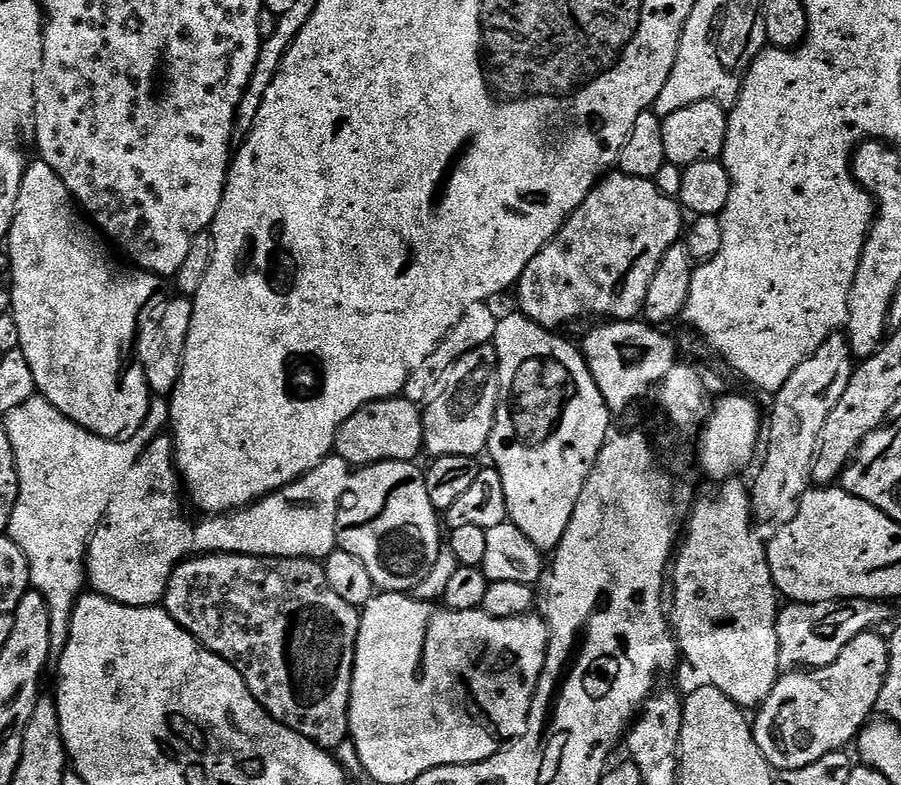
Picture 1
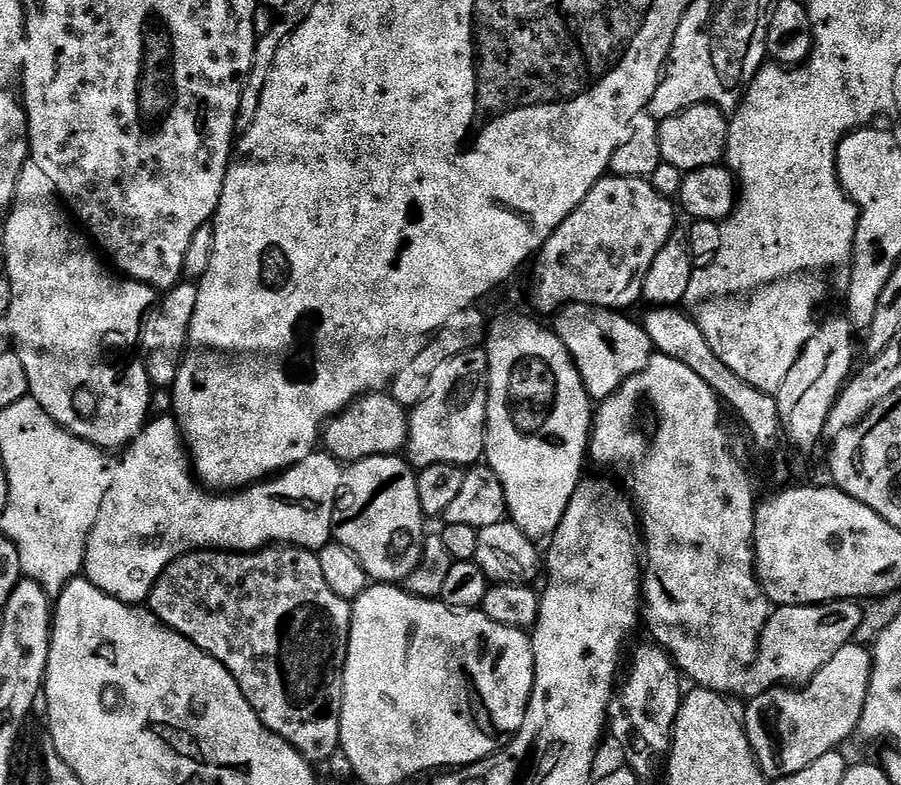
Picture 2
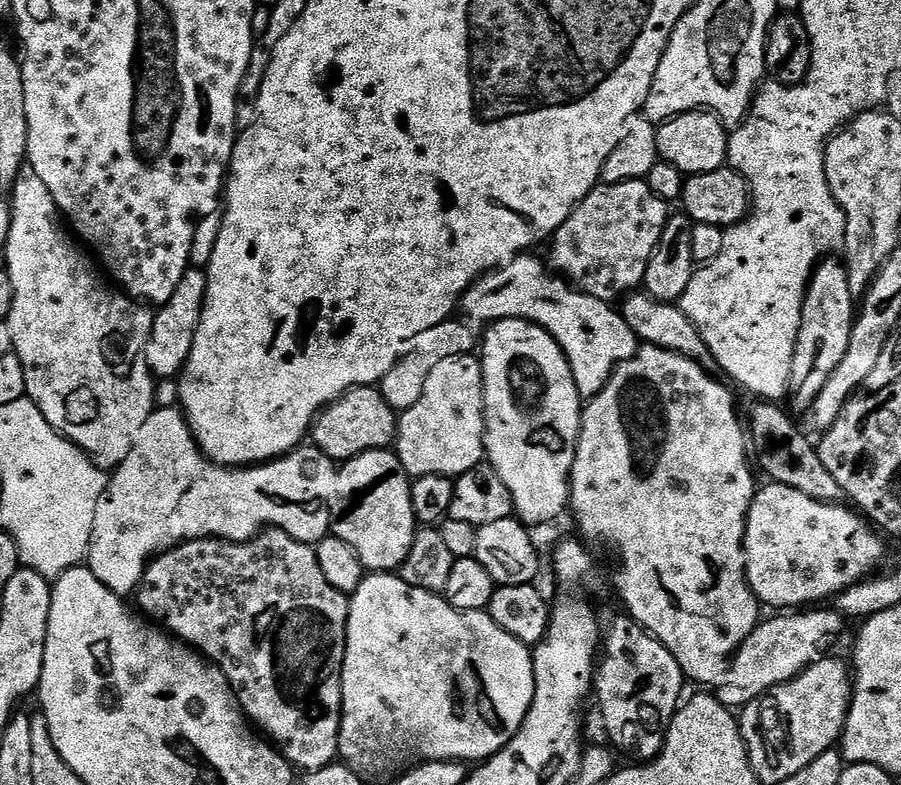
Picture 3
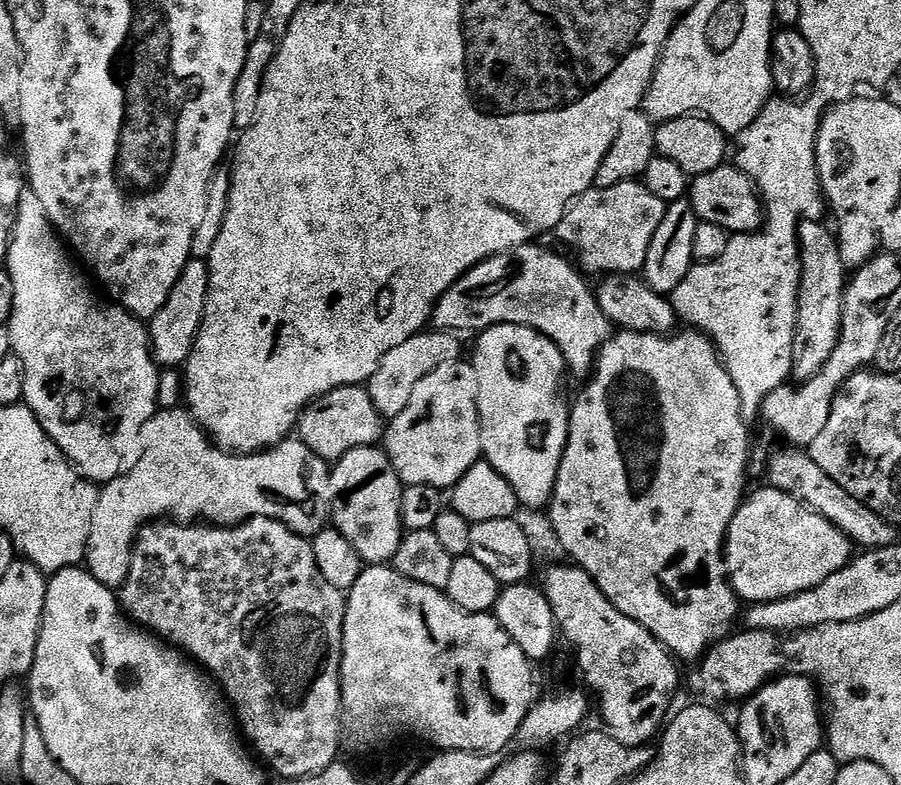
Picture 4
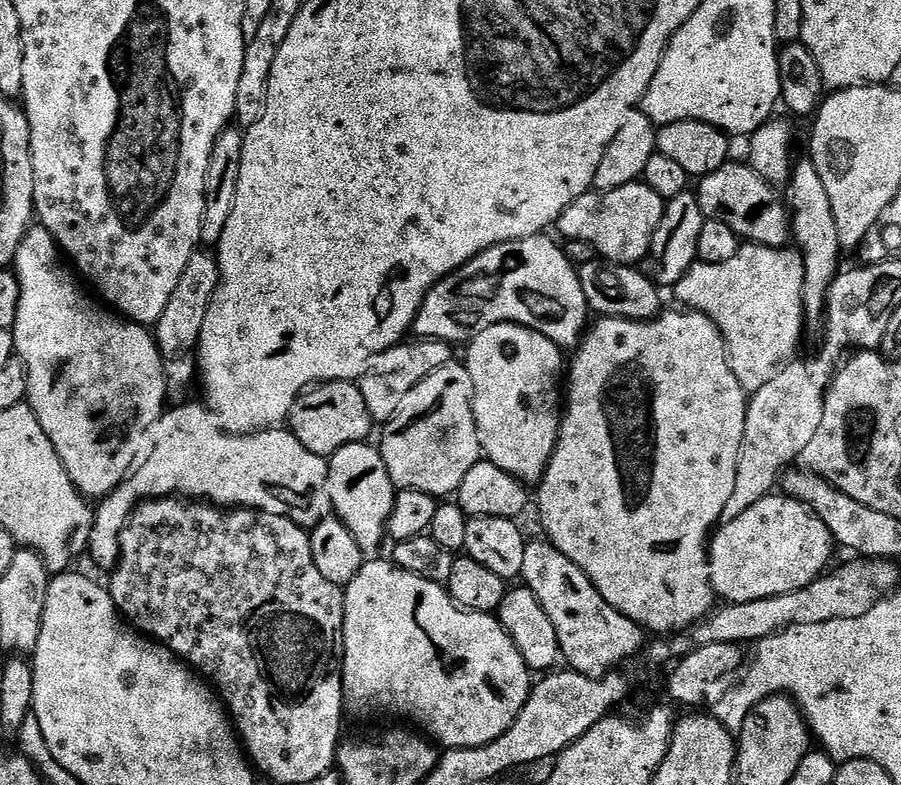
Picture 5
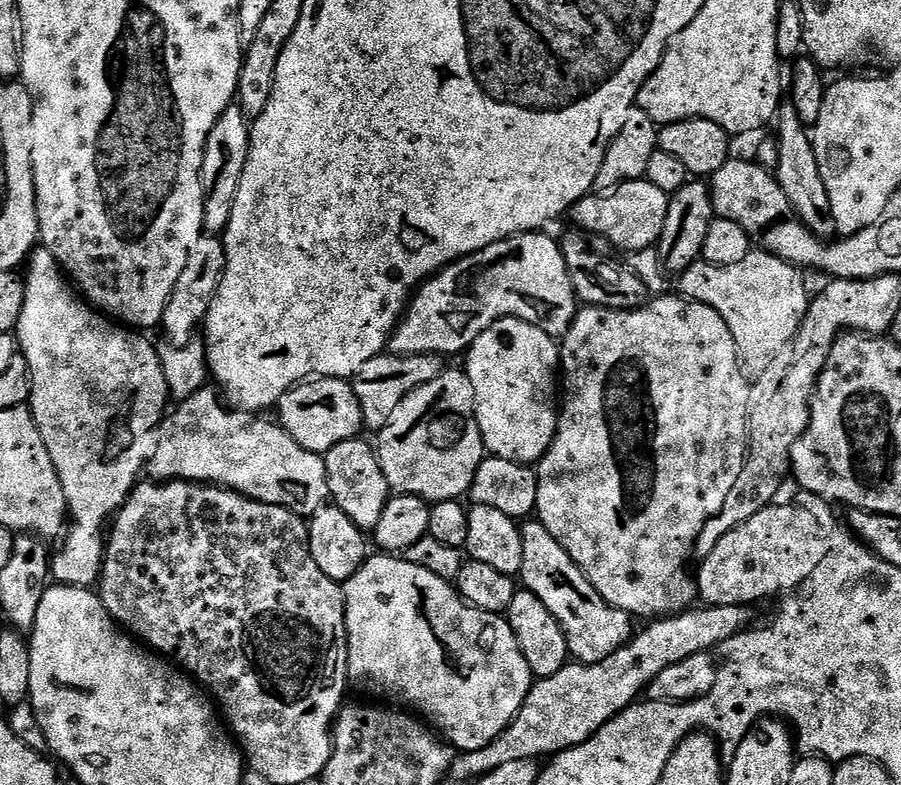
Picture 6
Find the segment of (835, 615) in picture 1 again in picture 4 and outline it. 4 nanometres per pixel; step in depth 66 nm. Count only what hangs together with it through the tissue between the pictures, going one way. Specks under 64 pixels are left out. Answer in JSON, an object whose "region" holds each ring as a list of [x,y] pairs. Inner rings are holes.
{"region":[[[737,631],[719,644],[712,645],[693,667],[697,668],[693,670],[692,677],[689,680],[687,677],[687,687],[689,684],[700,695],[697,697],[703,698],[709,705],[724,706],[720,704],[726,703],[727,700],[743,702],[759,692],[781,671],[780,659],[783,658],[784,652],[776,641],[779,640],[777,633],[743,631]]]}

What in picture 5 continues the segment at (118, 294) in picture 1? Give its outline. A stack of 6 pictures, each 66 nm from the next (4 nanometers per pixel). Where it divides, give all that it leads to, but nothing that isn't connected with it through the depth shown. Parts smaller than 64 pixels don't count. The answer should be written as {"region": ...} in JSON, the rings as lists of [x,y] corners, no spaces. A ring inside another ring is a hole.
{"region":[[[43,226],[29,228],[28,233],[25,234],[18,246],[14,261],[16,280],[20,283],[20,301],[18,302],[16,322],[12,325],[11,330],[16,339],[16,356],[28,371],[28,398],[26,403],[34,410],[38,422],[42,422],[42,430],[46,430],[46,438],[50,438],[58,458],[62,458],[62,466],[66,466],[66,474],[70,474],[77,490],[85,498],[93,498],[92,496],[103,498],[111,494],[122,481],[128,479],[134,465],[141,459],[142,451],[140,452],[140,447],[144,444],[144,435],[147,432],[149,435],[150,430],[155,429],[156,421],[166,411],[164,399],[169,399],[170,396],[166,390],[166,378],[164,377],[166,360],[165,357],[160,355],[160,348],[156,345],[155,335],[145,325],[134,324],[130,320],[125,320],[123,316],[107,307],[99,306],[100,308],[95,308],[92,305],[91,298],[80,289],[81,281],[73,275],[70,268],[70,273],[68,273],[67,267],[69,268],[69,265],[60,251],[59,244],[50,234],[50,230],[46,230]]]}

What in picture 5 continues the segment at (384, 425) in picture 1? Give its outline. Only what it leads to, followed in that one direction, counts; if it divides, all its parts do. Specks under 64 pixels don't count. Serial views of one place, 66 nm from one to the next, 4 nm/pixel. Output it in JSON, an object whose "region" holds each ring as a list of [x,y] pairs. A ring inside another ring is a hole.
{"region":[[[330,380],[309,388],[294,402],[286,424],[310,454],[325,458],[331,458],[342,446],[365,443],[374,427],[359,383],[350,380]]]}

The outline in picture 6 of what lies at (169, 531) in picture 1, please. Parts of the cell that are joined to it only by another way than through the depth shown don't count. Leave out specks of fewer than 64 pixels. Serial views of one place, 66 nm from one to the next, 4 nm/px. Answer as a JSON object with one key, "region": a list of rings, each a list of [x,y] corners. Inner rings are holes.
{"region":[[[205,386],[198,390],[198,394],[179,401],[175,405],[176,409],[173,407],[165,415],[146,465],[147,475],[152,475],[149,477],[153,481],[191,480],[197,484],[223,486],[234,492],[242,492],[251,500],[289,508],[294,515],[305,518],[310,518],[319,508],[329,503],[328,471],[321,453],[307,452],[298,446],[298,442],[294,442],[294,438],[290,438],[290,434],[286,434],[279,423],[272,421],[271,424],[264,420],[268,418],[257,418],[231,407],[224,408],[223,403],[225,401],[215,387]]]}

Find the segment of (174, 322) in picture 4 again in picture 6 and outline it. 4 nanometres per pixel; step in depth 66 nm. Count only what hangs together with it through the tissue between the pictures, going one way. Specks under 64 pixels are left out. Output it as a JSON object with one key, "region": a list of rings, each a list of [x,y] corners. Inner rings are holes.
{"region":[[[201,234],[198,242],[190,246],[190,255],[186,257],[186,267],[178,277],[174,286],[174,294],[170,294],[170,302],[166,302],[166,310],[162,321],[162,329],[168,337],[167,343],[181,348],[186,346],[201,331],[206,314],[210,310],[210,302],[214,302],[214,294],[222,282],[222,274],[226,270],[226,250],[223,239],[216,234]]]}

